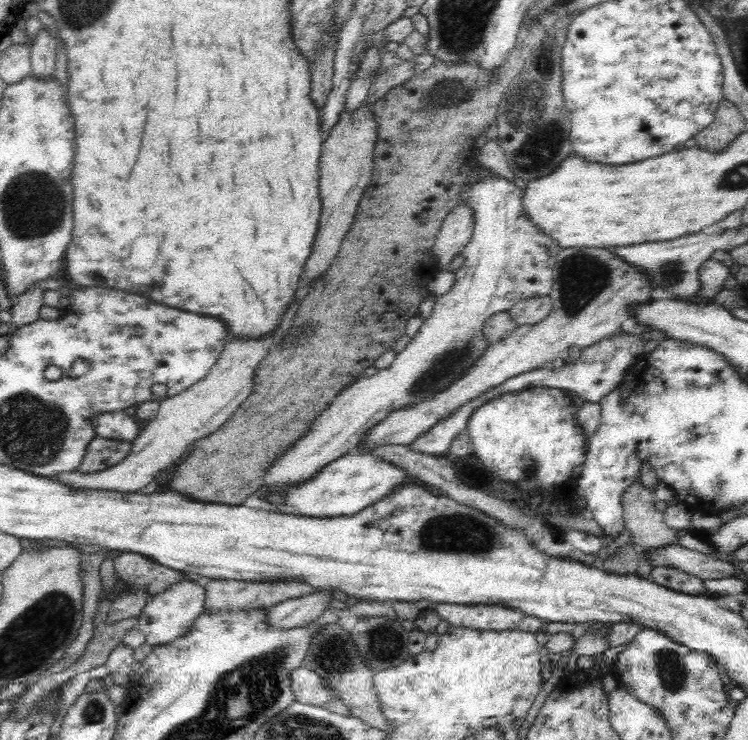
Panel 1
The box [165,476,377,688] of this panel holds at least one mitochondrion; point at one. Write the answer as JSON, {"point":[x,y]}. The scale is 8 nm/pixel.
{"point":[334,655]}

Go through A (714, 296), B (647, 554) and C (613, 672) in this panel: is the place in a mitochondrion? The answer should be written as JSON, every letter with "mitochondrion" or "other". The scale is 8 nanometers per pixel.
{"A":"other","B":"other","C":"other"}

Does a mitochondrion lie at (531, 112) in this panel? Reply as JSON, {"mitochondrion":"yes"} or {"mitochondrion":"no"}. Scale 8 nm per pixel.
{"mitochondrion":"yes"}

